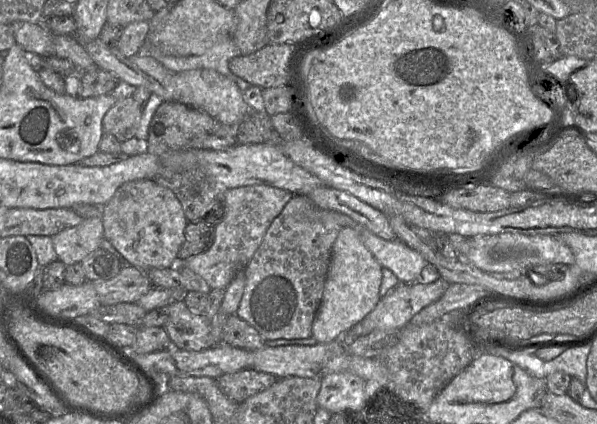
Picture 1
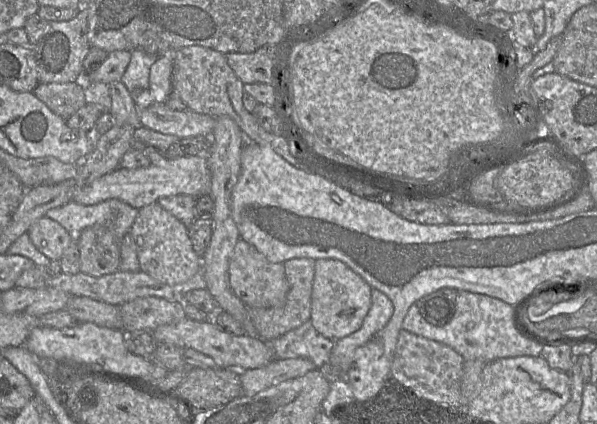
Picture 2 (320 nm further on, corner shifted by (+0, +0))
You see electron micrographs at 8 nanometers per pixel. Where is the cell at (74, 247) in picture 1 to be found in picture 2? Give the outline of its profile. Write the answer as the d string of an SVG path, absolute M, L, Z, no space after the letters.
M44 216L30 226L28 235L36 249L50 260L60 260L73 242L69 233L56 221Z

